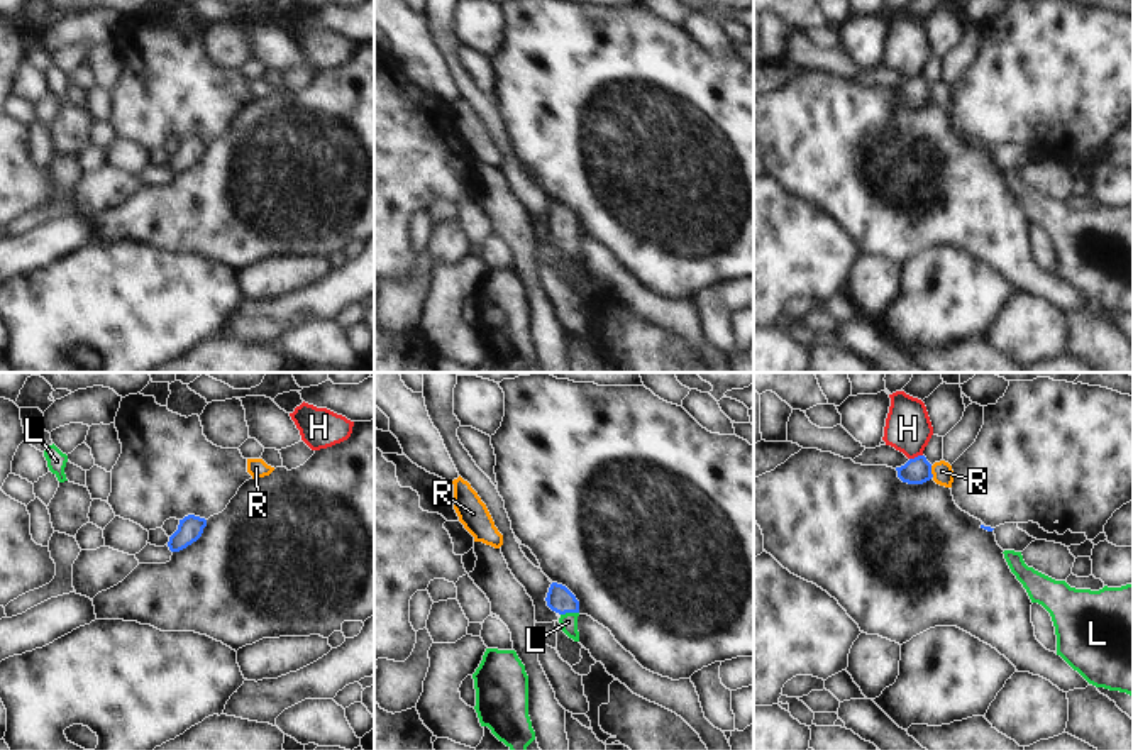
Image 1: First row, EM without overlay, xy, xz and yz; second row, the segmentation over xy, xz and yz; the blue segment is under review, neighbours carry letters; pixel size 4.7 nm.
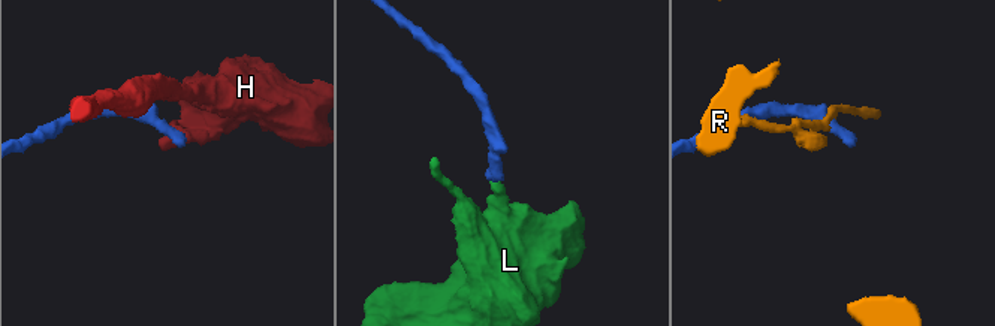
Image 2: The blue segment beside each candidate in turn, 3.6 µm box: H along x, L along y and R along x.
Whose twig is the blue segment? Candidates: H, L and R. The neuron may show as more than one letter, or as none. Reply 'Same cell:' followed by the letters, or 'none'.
Same cell: L

